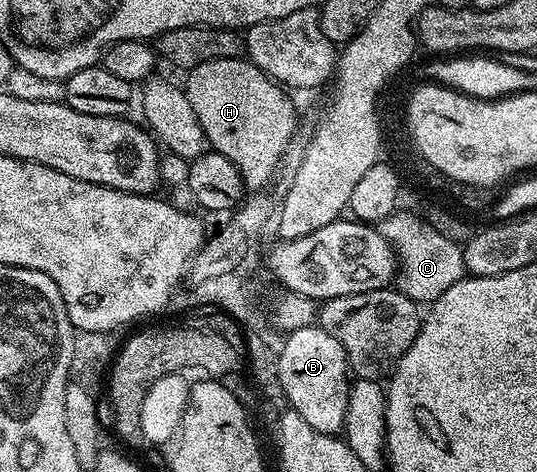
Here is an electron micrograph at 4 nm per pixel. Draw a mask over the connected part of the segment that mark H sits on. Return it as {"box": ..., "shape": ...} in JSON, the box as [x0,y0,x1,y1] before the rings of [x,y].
{"box":[185,58,297,190],"shape":[[[246,58],[201,62],[186,73],[185,91],[197,122],[201,122],[204,141],[210,151],[225,154],[243,179],[247,190],[263,190],[271,175],[280,171],[282,156],[295,136],[297,112],[288,89],[275,83]]]}

